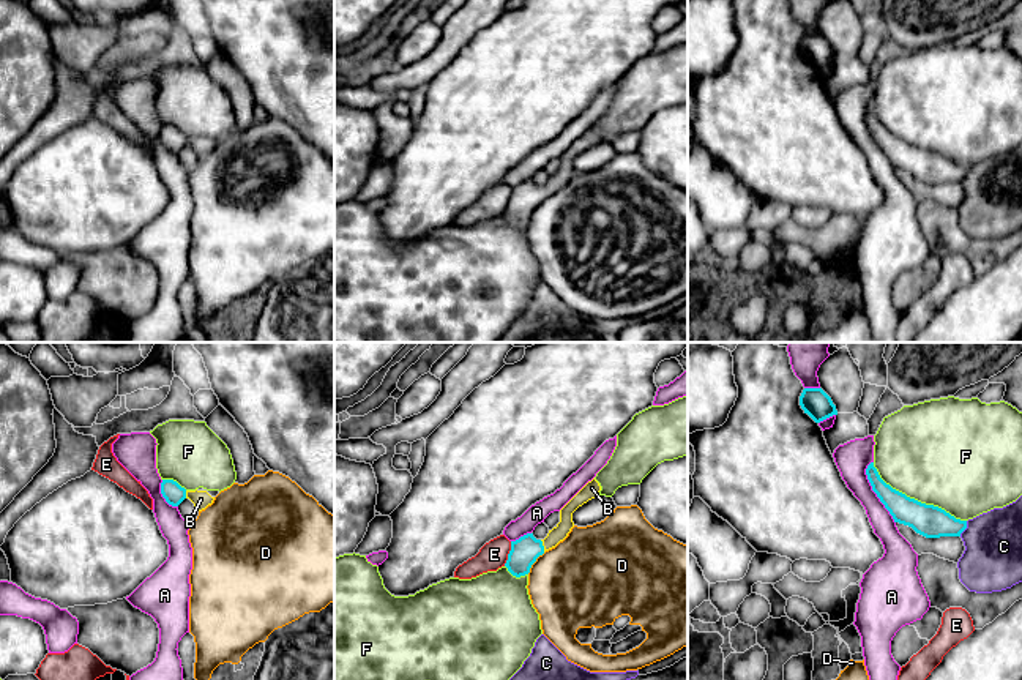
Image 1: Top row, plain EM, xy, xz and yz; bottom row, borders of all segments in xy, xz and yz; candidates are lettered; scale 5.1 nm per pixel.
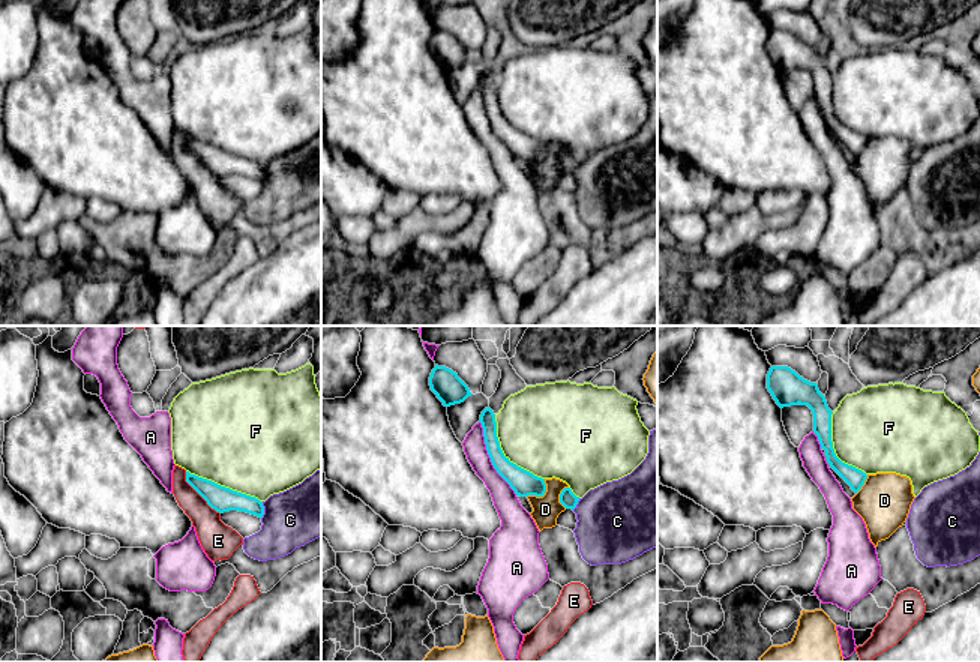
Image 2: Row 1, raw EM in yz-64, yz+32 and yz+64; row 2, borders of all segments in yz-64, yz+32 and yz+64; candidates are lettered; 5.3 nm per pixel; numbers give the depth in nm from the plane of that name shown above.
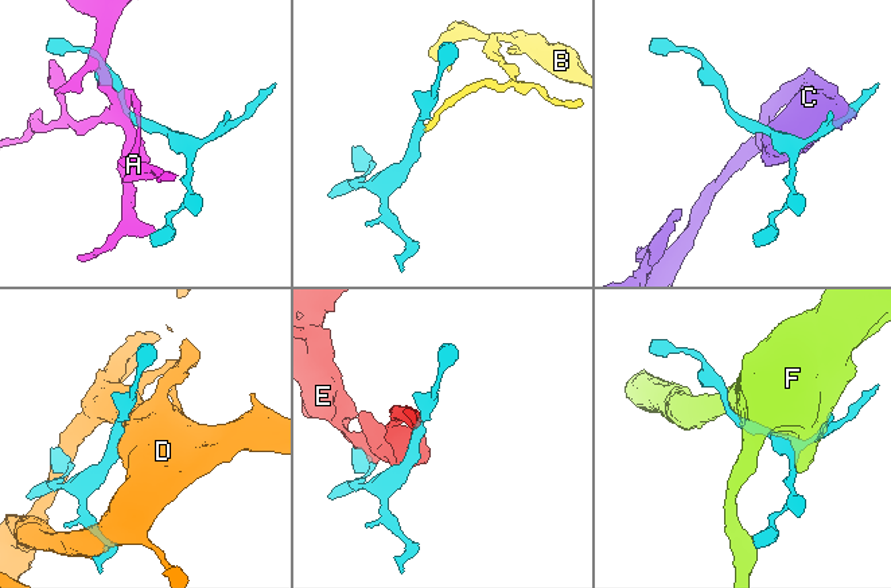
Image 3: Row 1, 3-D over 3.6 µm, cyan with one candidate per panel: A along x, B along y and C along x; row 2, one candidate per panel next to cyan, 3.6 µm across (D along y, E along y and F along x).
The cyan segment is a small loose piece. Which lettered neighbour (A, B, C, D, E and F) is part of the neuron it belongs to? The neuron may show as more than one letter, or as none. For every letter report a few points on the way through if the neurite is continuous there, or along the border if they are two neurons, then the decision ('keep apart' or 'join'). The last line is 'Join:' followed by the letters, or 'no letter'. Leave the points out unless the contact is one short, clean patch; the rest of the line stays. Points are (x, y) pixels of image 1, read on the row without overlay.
A: keep apart
B: runs through xz (524, 198), (543, 193), (563, 174); join
C: keep apart
D: keep apart
E: keep apart
F: keep apart
Join: B

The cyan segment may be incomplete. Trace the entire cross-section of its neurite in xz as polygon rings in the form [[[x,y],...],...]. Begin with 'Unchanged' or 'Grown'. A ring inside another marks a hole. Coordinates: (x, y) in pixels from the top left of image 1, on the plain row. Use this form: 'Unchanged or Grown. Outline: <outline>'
Grown. Outline: [[[593,125],[588,128],[561,156],[560,156],[560,169],[549,177],[544,186],[536,186],[533,180],[527,180],[516,188],[511,188],[511,197],[508,200],[508,207],[505,213],[508,218],[516,222],[525,222],[530,219],[532,211],[536,208],[539,202],[546,197],[555,194],[560,188],[563,188],[571,175],[574,174],[573,159],[587,150],[588,147],[598,144],[601,137],[599,129]]]

